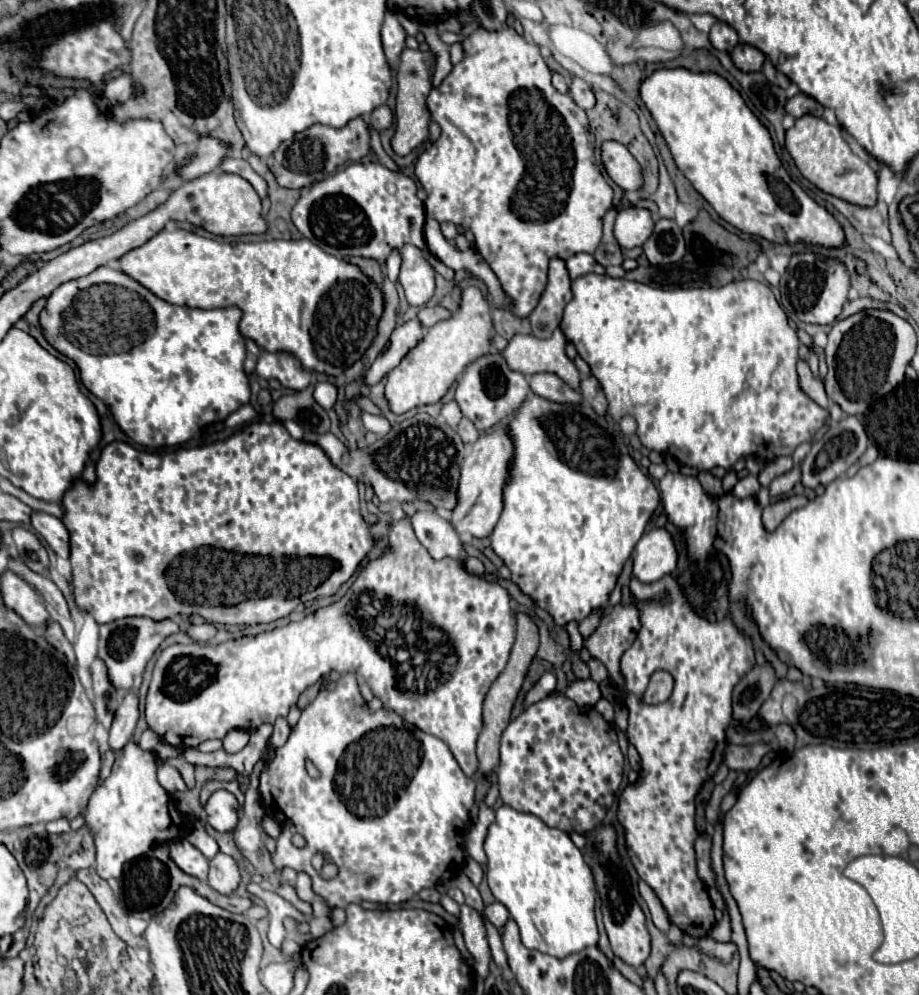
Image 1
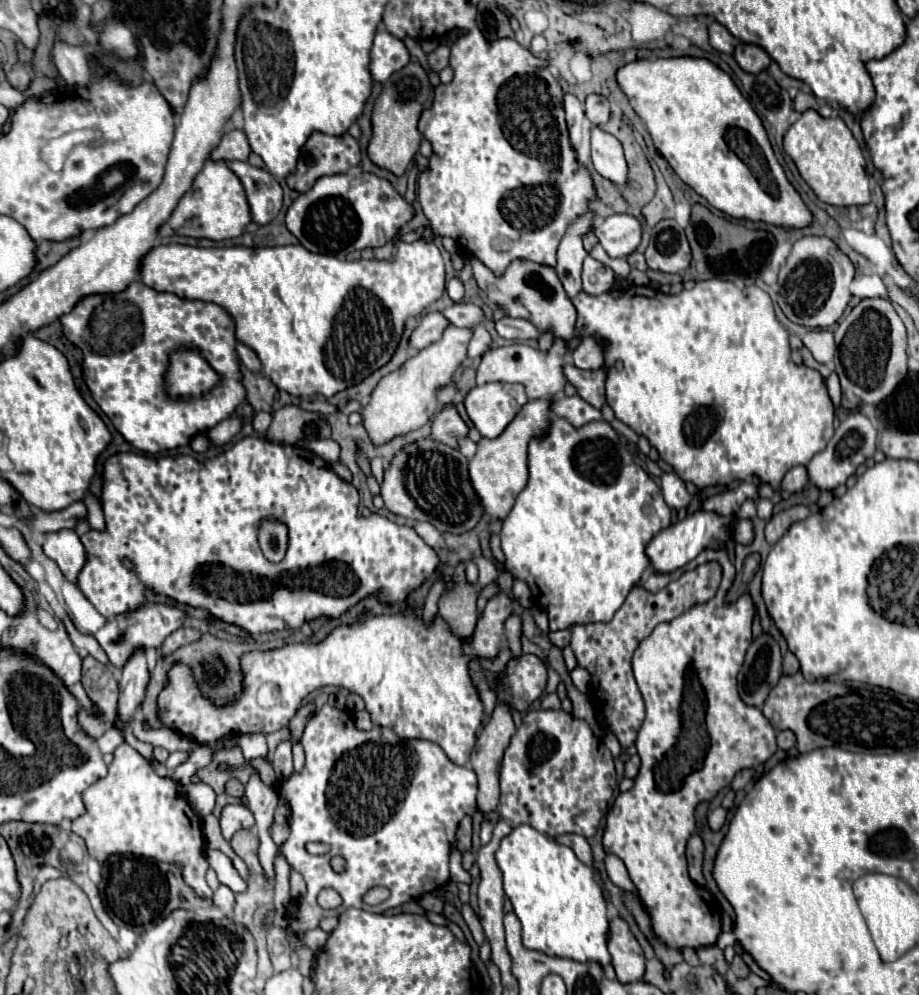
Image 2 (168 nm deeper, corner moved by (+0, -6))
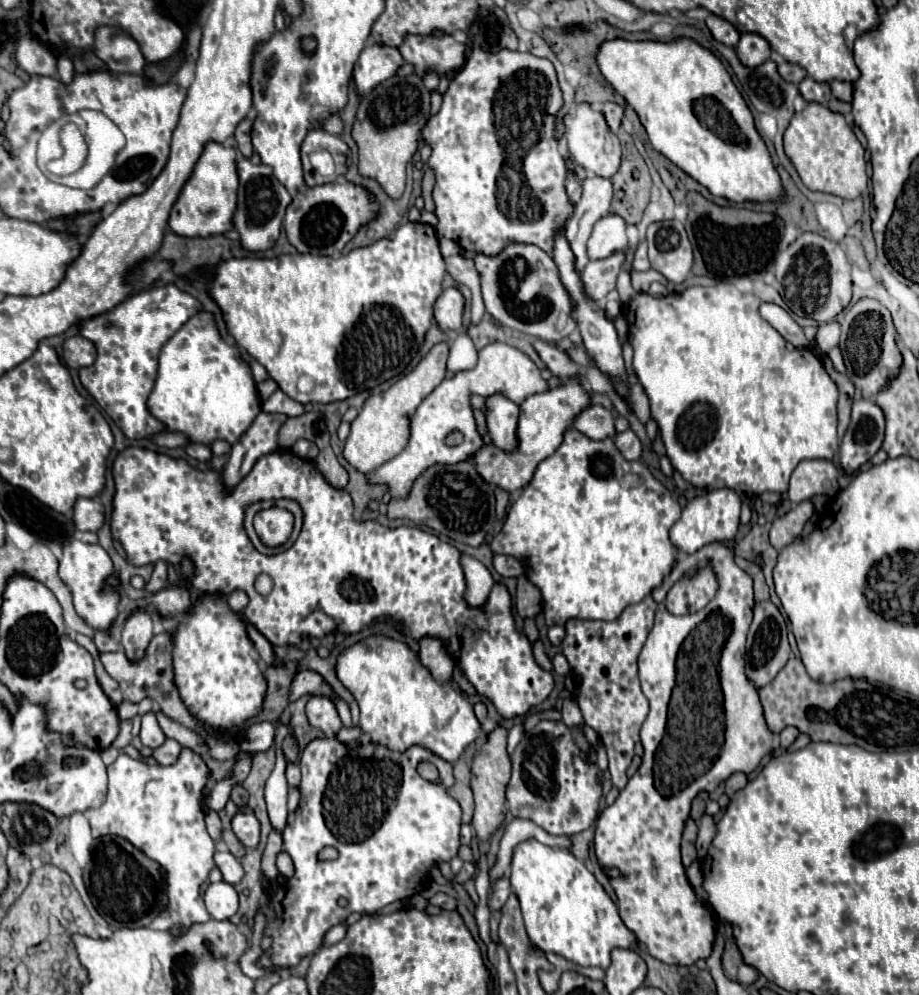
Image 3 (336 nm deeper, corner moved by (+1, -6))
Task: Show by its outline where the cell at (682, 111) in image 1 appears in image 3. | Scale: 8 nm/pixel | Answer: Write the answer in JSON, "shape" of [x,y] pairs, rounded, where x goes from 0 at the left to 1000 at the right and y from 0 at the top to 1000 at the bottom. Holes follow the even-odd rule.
{"shape":[[[669,39],[658,41],[652,47],[650,63],[656,77],[669,87],[674,95],[680,97],[680,102],[695,116],[708,146],[728,162],[732,162],[739,170],[743,170],[750,178],[769,188],[774,196],[789,198],[798,204],[839,204],[854,198],[850,178],[839,162],[832,142],[822,130],[817,110],[802,91],[787,63],[774,51],[765,49],[752,39],[734,39],[728,43]]]}

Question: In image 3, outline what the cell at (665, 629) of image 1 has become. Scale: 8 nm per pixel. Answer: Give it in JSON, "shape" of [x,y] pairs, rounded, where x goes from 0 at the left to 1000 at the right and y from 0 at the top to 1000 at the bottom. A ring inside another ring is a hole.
{"shape":[[[774,546],[774,548],[767,548],[763,550],[758,556],[754,558],[741,558],[737,562],[737,566],[732,568],[730,576],[721,582],[721,586],[717,590],[711,592],[711,602],[715,604],[717,612],[715,612],[715,618],[713,618],[713,628],[700,648],[700,654],[695,658],[695,682],[697,682],[697,690],[700,690],[700,696],[702,701],[706,703],[706,719],[697,731],[697,747],[700,747],[700,753],[702,753],[702,759],[700,759],[700,767],[697,771],[693,773],[693,777],[684,783],[684,787],[680,789],[680,793],[676,793],[674,801],[669,803],[667,809],[658,811],[658,815],[652,819],[650,823],[650,833],[647,833],[647,859],[652,863],[652,869],[654,871],[671,871],[676,875],[676,881],[671,883],[665,883],[665,889],[671,897],[671,904],[674,904],[674,918],[676,918],[676,924],[680,928],[680,932],[693,942],[695,948],[700,948],[704,952],[704,956],[721,966],[721,968],[728,968],[728,970],[754,970],[756,966],[761,964],[769,964],[774,960],[774,954],[776,954],[776,944],[778,944],[778,934],[780,934],[780,928],[778,928],[778,918],[765,910],[754,891],[750,889],[748,885],[748,879],[745,879],[745,873],[741,869],[741,857],[739,857],[739,847],[741,847],[741,839],[743,839],[743,833],[745,833],[745,825],[750,823],[750,815],[752,815],[752,805],[756,803],[758,797],[763,795],[769,795],[769,797],[776,797],[782,787],[787,787],[789,783],[793,783],[798,777],[811,777],[815,779],[817,775],[824,773],[824,769],[828,767],[828,763],[839,757],[841,753],[841,737],[837,735],[835,727],[832,727],[832,721],[830,721],[830,711],[828,711],[828,705],[826,705],[826,698],[819,690],[819,686],[811,680],[811,674],[808,674],[808,658],[811,658],[811,640],[813,640],[813,634],[815,634],[815,628],[817,628],[817,620],[819,620],[819,584],[817,580],[806,574],[798,560],[795,560],[795,552],[789,548],[789,546]],[[761,568],[776,568],[778,576],[780,576],[780,582],[782,582],[782,594],[778,598],[778,602],[767,610],[763,612],[761,616],[752,616],[752,618],[741,618],[741,620],[732,620],[728,618],[724,612],[721,612],[721,604],[724,604],[724,596],[730,592],[732,588],[732,580],[743,580],[743,576],[752,576],[754,572],[758,572]]]}

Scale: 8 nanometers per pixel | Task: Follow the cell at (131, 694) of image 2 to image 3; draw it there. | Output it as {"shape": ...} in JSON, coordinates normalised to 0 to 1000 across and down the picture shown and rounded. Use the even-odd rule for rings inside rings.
{"shape":[[[158,614],[145,616],[132,634],[132,648],[136,652],[138,662],[153,662],[158,658],[158,650],[162,650],[162,644],[166,640],[166,624],[164,618]]]}

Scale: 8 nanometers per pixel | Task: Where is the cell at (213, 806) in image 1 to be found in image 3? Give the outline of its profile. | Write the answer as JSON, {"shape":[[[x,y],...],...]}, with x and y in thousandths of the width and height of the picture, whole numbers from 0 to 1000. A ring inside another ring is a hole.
{"shape":[[[260,815],[251,823],[251,833],[267,851],[277,851],[282,847],[282,825],[273,815]]]}

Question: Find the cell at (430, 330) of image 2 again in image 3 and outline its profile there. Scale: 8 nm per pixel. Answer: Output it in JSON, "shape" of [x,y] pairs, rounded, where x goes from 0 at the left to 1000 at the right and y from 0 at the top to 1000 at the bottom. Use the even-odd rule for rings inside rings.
{"shape":[[[484,290],[471,309],[471,323],[480,333],[497,333],[504,319],[504,296],[497,290]]]}

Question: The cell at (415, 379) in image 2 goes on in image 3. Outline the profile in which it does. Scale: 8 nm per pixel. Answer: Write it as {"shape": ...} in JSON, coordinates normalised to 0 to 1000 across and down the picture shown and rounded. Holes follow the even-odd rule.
{"shape":[[[476,345],[443,377],[434,379],[419,395],[404,397],[388,421],[382,425],[382,435],[375,443],[375,461],[393,475],[408,473],[415,465],[428,461],[445,443],[445,421],[458,403],[484,381],[484,365],[489,357],[489,345]]]}

